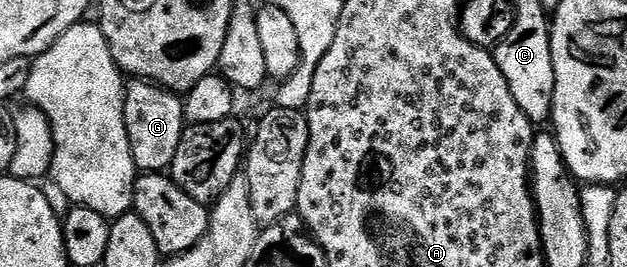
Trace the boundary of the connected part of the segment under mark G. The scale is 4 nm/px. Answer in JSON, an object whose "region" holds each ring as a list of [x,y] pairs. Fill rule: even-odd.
{"region":[[[131,80],[126,86],[125,127],[128,129],[130,156],[142,173],[169,170],[186,128],[183,100],[175,93],[146,80]]]}

